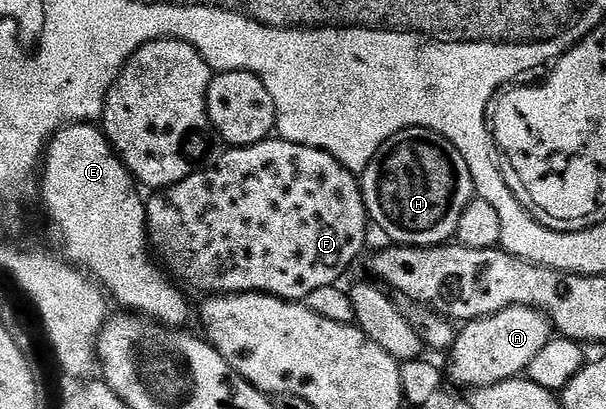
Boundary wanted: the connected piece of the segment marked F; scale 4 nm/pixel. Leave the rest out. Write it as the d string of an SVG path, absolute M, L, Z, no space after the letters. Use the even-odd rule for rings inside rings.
M270 137L250 147L229 147L226 152L226 155L218 154L215 162L206 167L204 171L196 171L191 177L158 190L150 194L153 195L151 197L148 196L145 212L147 213L149 246L155 252L156 258L167 268L168 274L176 277L182 284L190 283L197 291L209 291L205 293L226 295L256 293L274 295L277 299L290 301L304 301L308 295L315 293L315 289L323 289L323 285L340 284L341 274L360 257L361 250L365 247L365 234L371 231L369 210L365 208L358 176L348 171L335 157L331 157L331 153L323 149L292 143L280 137Z

